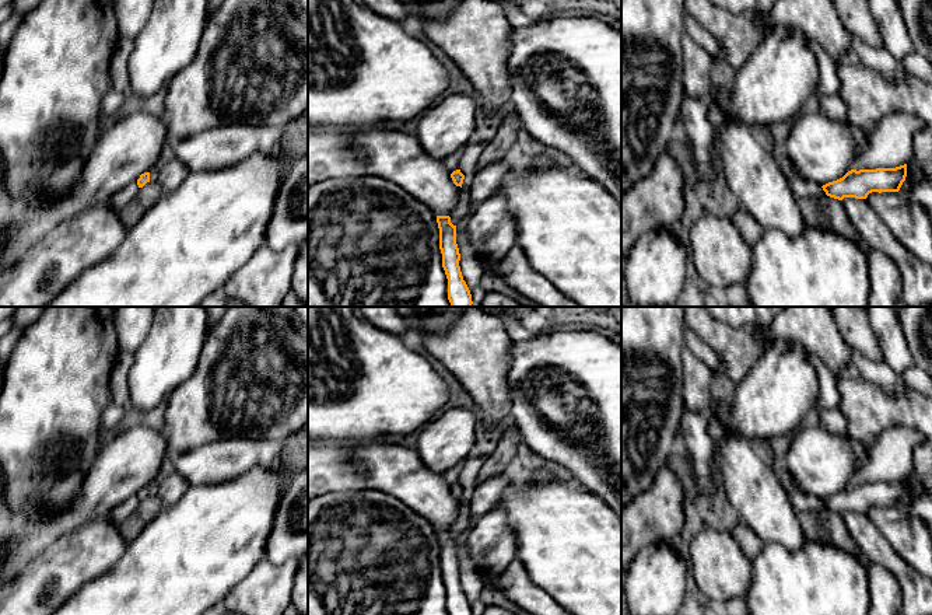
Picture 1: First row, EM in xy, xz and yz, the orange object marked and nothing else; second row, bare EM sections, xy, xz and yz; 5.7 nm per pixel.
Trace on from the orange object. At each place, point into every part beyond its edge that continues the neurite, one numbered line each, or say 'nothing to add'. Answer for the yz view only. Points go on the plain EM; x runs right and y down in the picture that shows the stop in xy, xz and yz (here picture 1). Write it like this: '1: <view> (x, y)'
1: yz (833, 523)

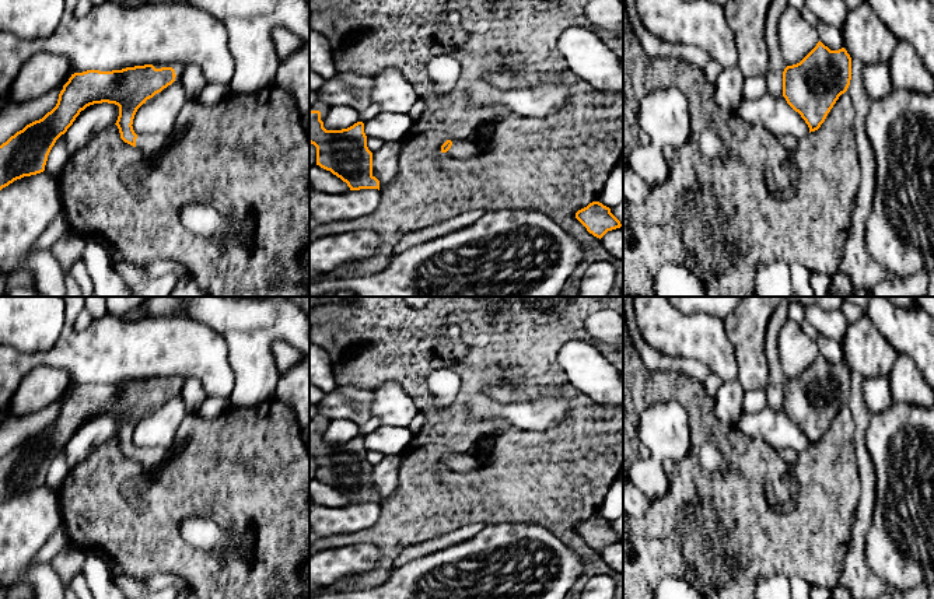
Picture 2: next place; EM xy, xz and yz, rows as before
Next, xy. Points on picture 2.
1: xy (178, 381)
2: xy (149, 458)

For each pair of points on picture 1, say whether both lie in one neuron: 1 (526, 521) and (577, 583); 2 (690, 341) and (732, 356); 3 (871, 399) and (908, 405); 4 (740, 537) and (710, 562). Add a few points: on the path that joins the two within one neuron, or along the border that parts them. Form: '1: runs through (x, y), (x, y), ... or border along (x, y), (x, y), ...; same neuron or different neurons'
1: runs through (542, 537), (573, 568); same neuron
2: border along (686, 327), (710, 348), (718, 360), (721, 373); different neurons
3: runs through (880, 405), (899, 405); same neuron
4: border along (729, 531), (750, 559); different neurons

